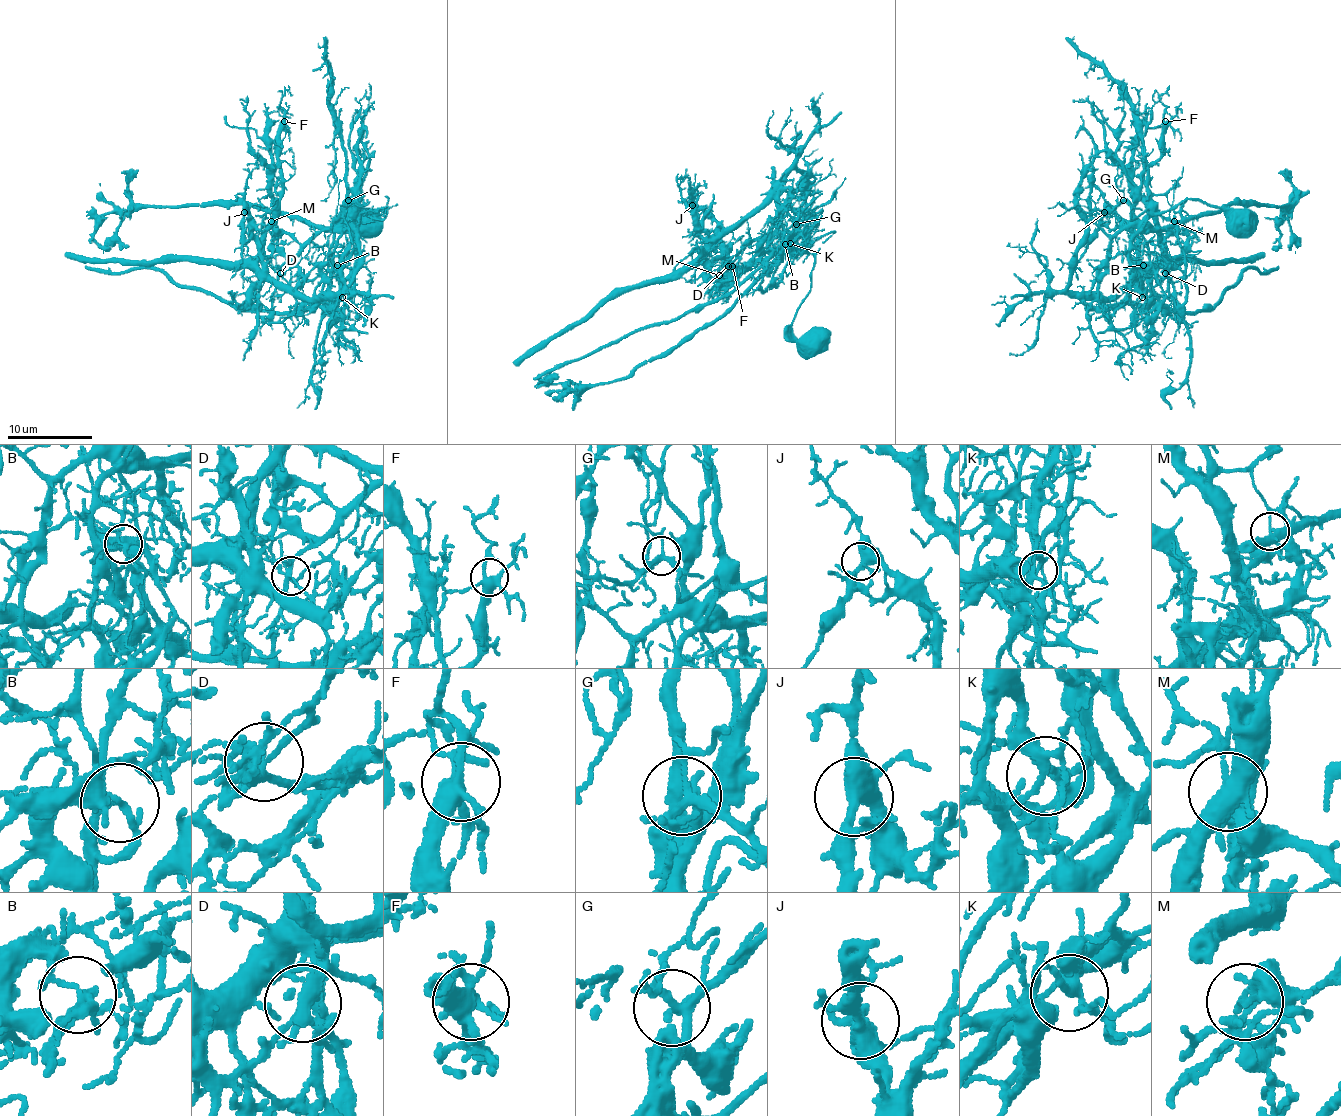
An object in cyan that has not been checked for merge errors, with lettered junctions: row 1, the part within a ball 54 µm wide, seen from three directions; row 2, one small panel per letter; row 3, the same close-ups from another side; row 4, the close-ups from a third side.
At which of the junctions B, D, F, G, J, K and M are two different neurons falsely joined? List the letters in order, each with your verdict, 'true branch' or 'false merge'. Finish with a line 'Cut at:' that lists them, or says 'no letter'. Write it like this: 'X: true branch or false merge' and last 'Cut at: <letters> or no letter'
B: false merge
D: false merge
F: true branch
G: true branch
J: true branch
K: true branch
M: false merge
Cut at: B, D, M

